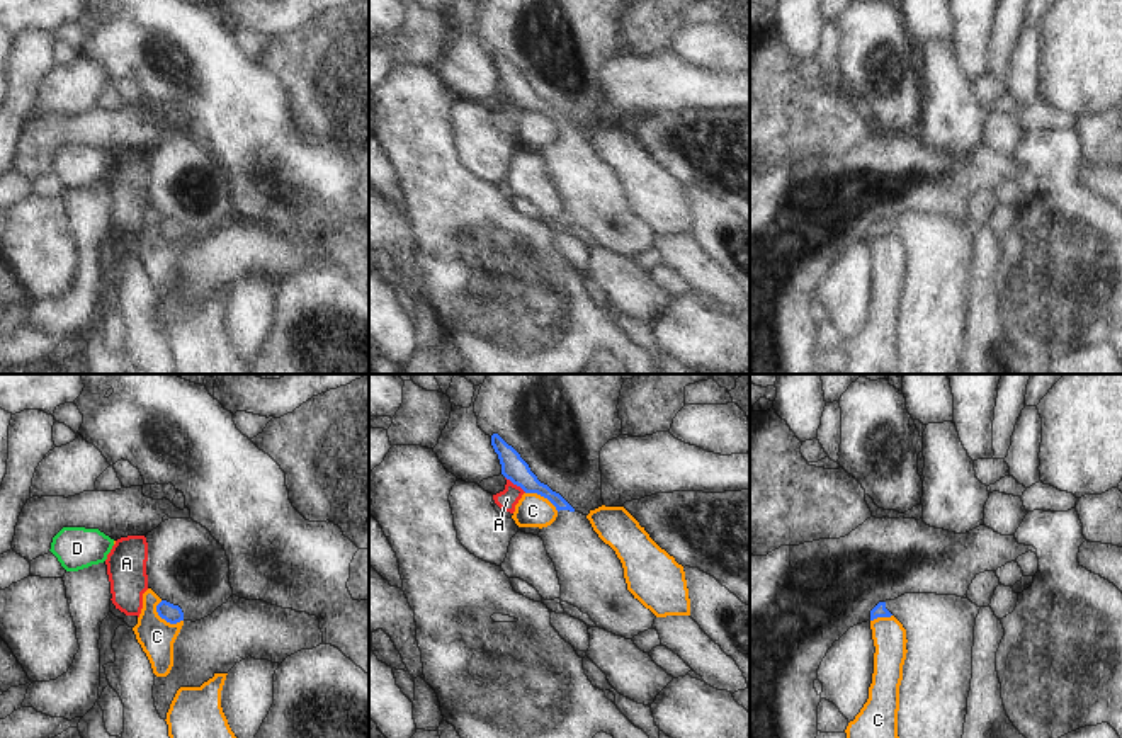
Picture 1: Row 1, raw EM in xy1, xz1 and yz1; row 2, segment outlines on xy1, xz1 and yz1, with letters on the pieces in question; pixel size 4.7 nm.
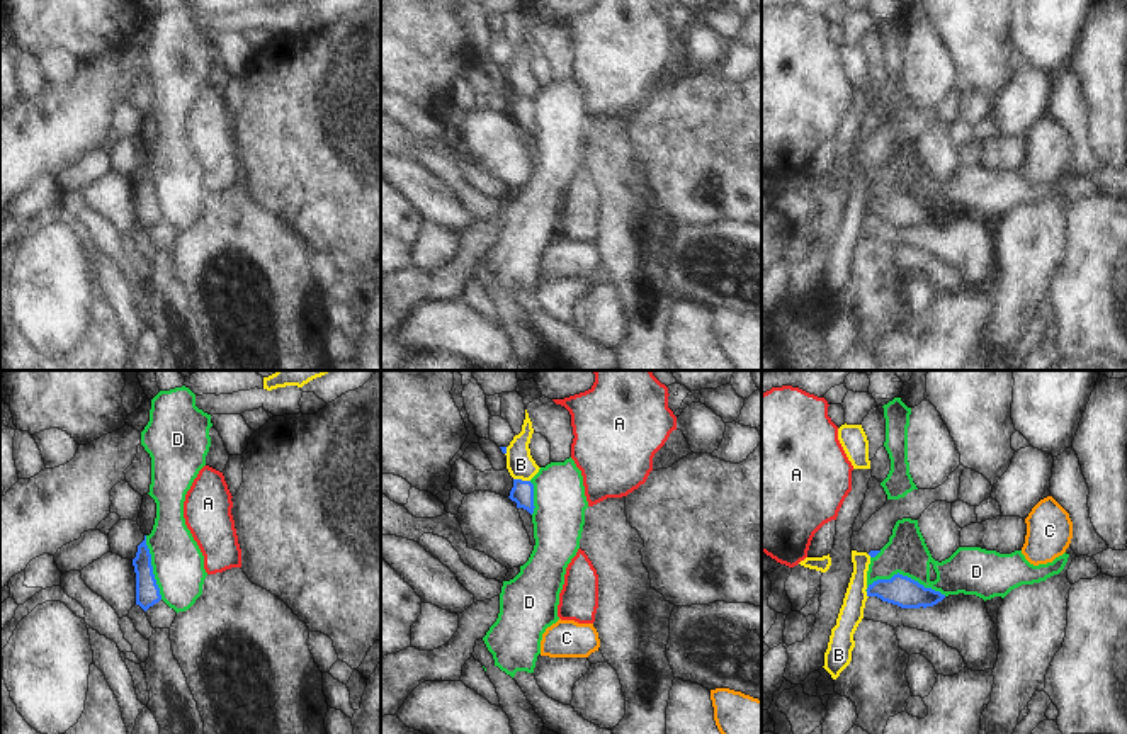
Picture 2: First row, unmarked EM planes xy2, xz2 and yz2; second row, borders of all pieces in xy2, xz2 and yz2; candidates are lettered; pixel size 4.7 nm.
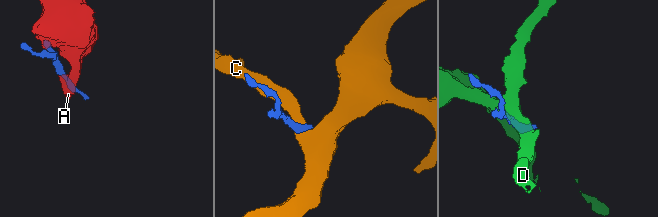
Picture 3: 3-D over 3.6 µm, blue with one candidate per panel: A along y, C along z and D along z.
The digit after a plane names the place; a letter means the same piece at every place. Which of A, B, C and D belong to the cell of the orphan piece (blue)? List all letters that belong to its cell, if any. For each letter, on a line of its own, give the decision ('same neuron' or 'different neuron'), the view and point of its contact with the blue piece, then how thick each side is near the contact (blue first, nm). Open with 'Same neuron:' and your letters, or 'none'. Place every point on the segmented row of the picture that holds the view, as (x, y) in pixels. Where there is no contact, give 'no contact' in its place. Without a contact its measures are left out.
Same neuron: none
A: different neuron; contact xz1 (515, 483); calibres 120 and 90 nm
B: different neuron; contact xz2 (521, 479); calibres 110 and 130 nm
C: different neuron; contact xy1 (167, 621); calibres 90 and 170 nm
D: different neuron; contact yz2 (906, 576); calibres 150 and 200 nm

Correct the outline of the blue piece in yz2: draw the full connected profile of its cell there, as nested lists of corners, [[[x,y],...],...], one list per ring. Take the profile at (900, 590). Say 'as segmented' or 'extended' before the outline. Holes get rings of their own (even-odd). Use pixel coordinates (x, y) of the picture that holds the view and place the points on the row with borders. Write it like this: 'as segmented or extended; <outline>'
as segmented; [[[894,574],[891,579],[877,579],[867,588],[867,596],[877,596],[882,601],[898,605],[901,608],[926,608],[945,598],[940,591],[925,588],[918,581]]]

